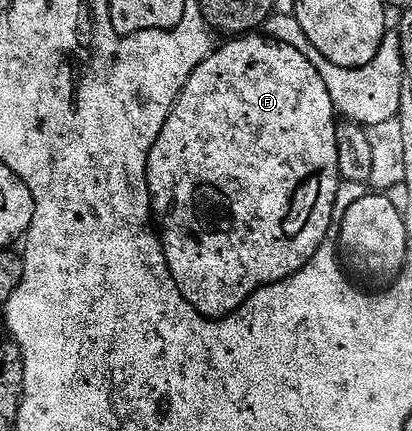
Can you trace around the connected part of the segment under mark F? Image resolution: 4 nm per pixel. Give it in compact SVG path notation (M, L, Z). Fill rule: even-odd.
M260 33L232 37L227 42L225 47L224 44L217 46L212 56L202 61L198 69L194 69L190 81L186 81L176 104L166 117L166 125L162 125L162 133L158 133L158 141L154 141L154 149L150 149L148 158L148 192L152 195L152 213L158 224L158 235L162 240L168 268L184 300L205 317L230 315L261 287L281 283L283 279L289 279L301 271L329 238L328 230L331 227L333 230L332 214L336 211L336 194L342 188L336 140L338 116L332 104L330 89L326 89L326 81L322 81L317 64L308 60L300 47L278 43L271 37L263 39Z

